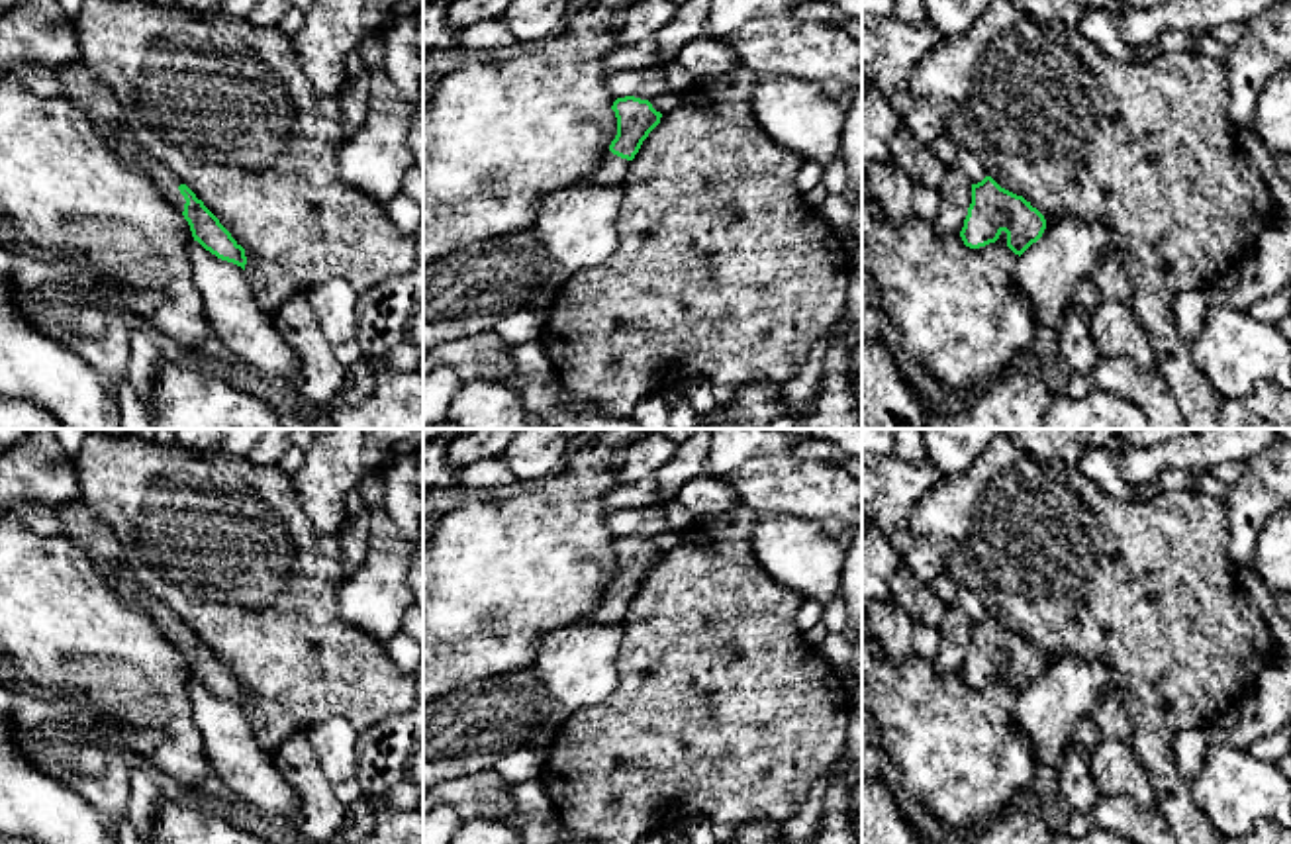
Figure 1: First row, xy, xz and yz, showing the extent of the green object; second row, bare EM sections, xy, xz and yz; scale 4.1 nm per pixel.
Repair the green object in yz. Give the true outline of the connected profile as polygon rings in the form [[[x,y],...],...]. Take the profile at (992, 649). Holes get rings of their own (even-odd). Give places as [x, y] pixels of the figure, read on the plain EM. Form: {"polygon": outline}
{"polygon": [[[991,615],[972,623],[972,642],[960,676],[966,685],[980,687],[1007,672],[1007,685],[1023,693],[1046,668],[1044,654],[1023,634],[1001,627]]]}

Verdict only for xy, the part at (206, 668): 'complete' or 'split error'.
split error

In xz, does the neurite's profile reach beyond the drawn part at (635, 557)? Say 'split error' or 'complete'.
split error

